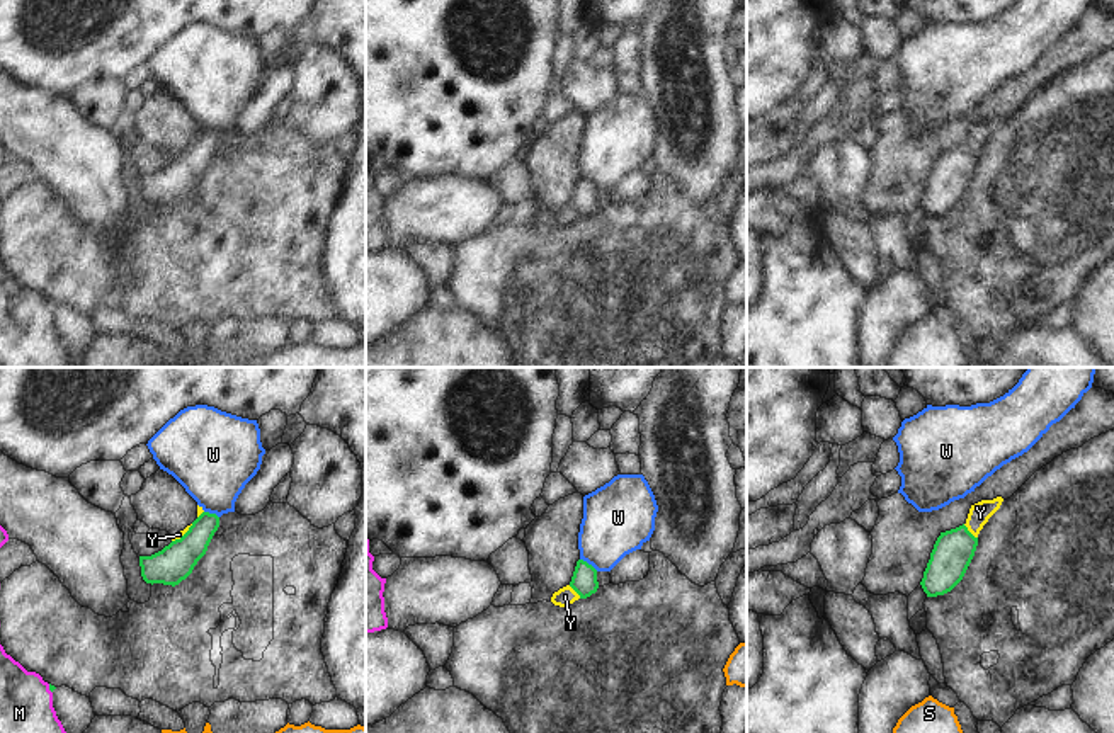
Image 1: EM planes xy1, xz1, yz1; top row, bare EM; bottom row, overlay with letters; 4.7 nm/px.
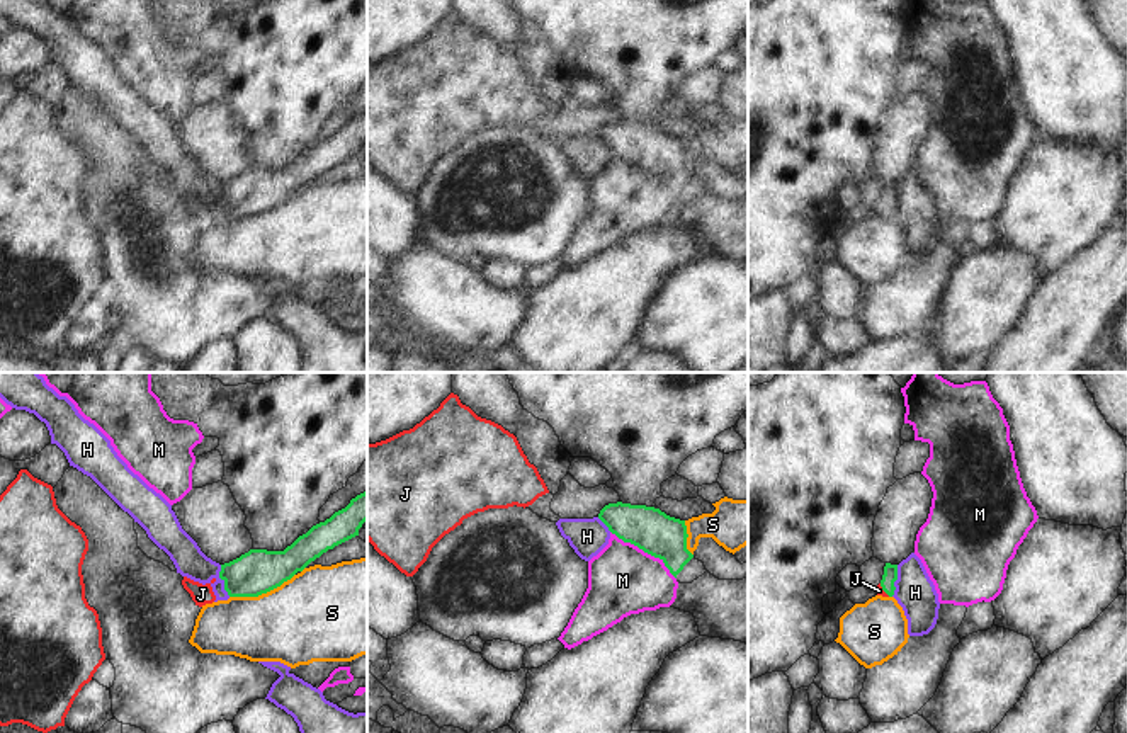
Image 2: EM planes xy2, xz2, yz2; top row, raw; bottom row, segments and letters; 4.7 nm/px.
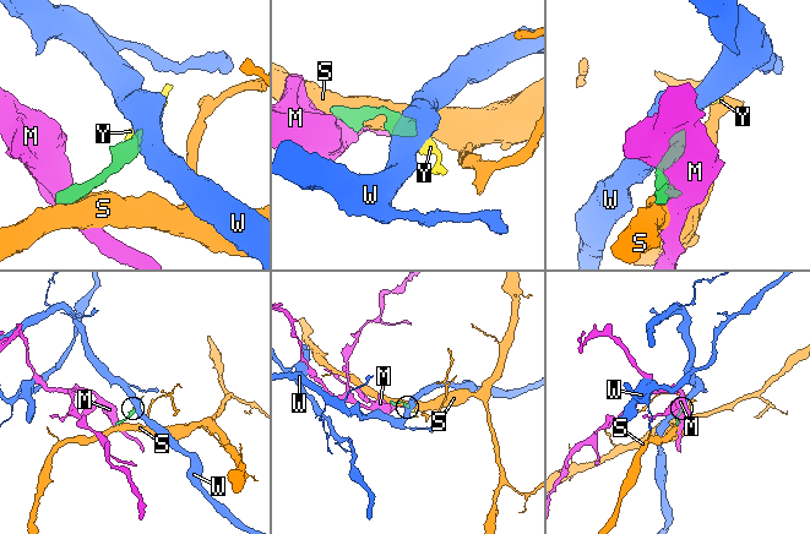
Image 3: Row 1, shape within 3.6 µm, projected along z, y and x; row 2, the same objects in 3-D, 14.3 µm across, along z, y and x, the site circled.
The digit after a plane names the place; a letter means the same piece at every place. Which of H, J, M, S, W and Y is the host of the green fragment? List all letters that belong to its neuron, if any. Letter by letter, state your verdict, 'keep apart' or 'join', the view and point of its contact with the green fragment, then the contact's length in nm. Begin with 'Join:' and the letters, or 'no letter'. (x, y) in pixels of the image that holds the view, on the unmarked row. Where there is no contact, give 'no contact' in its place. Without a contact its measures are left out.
Join: J
H: keep apart; meets green in xy2 at (221, 198); contact 160 nm long
J: join; meets green in yz2 at (884, 210); contact 80 nm long
M: keep apart; meets green in xz2 at (645, 170); contact 380 nm long
S: keep apart; meets green in xy2 at (262, 211); contact 340 nm long
W: keep apart; meets green in xz1 at (587, 182); contact 110 nm long
Y: keep apart; meets green in yz1 at (968, 150); contact 100 nm long

